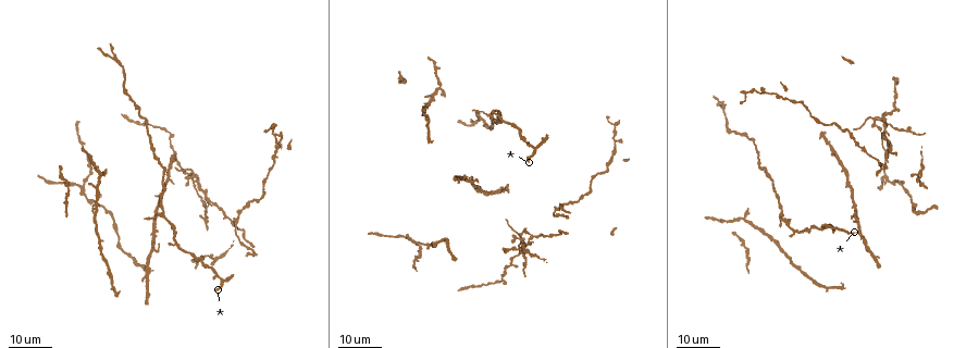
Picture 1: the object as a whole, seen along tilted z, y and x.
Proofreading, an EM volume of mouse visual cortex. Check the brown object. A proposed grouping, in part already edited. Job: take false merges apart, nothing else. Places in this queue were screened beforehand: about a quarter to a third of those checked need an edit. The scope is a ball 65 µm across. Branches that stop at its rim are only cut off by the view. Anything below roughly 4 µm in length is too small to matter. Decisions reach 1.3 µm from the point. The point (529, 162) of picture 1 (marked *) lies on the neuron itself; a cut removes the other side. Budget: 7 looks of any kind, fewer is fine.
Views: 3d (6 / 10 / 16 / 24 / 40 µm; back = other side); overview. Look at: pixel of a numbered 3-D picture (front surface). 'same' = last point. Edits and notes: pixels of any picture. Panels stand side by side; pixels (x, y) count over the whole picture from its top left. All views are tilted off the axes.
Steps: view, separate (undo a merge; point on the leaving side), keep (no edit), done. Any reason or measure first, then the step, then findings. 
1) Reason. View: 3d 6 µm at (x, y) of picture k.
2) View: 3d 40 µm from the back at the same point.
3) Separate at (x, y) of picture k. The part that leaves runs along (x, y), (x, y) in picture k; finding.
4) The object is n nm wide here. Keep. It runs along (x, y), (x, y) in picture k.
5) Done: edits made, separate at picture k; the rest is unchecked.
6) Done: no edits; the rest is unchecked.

Four or more arms meet. View: 3d 24 µm at (194, 183) of picture 1.

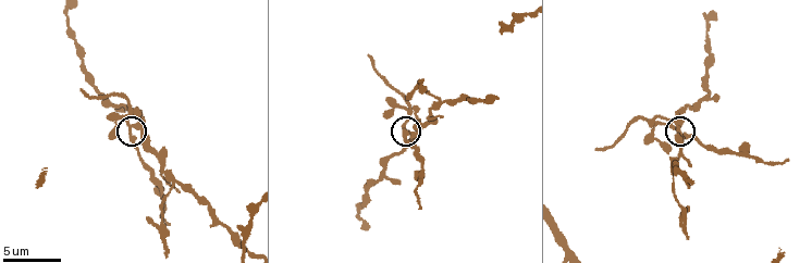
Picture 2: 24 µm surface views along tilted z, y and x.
Zoom in. View: 3d 10 µm at (136, 123) of picture 2.

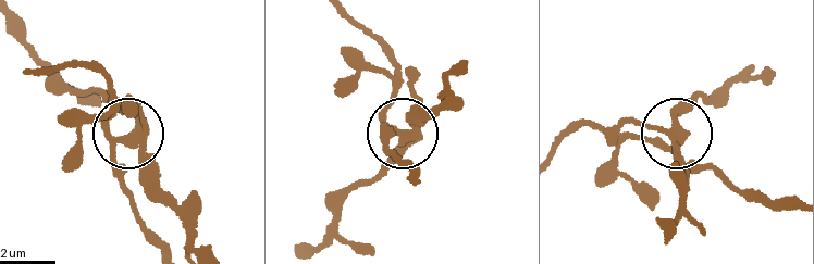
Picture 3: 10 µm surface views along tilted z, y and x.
5 arms meet here. Separate at (119, 173) of picture 3. Two neurons meet here.

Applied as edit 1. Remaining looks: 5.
View: overview.

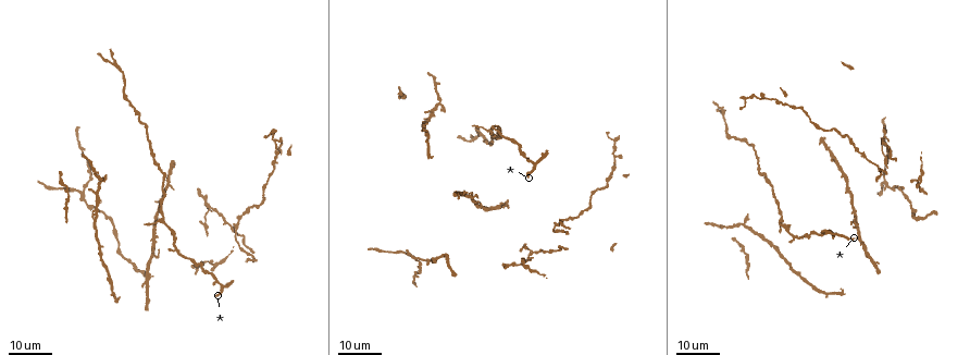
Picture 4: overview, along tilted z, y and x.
Branch point. View: 3d 24 µm at (209, 210) of picture 4.

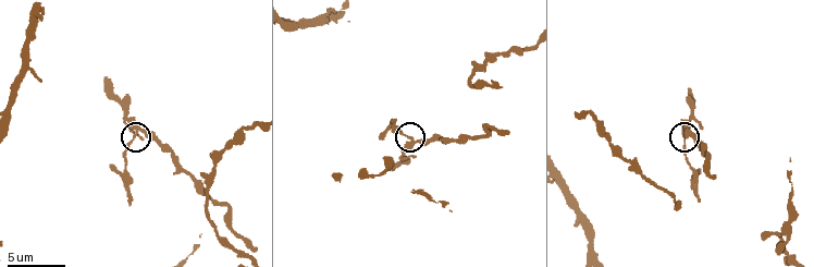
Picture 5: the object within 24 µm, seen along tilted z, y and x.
View: 3d 6 µm at (411, 138) of picture 5.

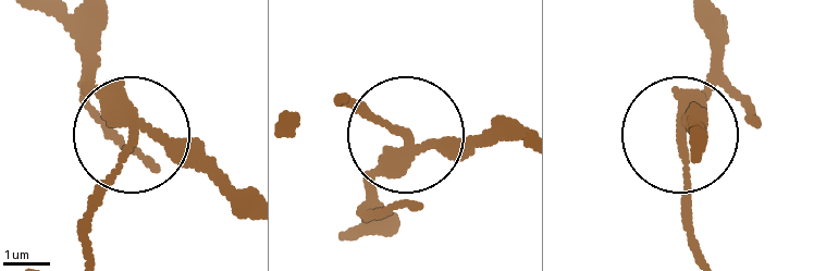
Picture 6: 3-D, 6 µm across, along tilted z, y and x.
Separate at (100, 191) of picture 6. The part that leaves runs along (133, 138), (88, 247) in picture 6; two neurons meet here.

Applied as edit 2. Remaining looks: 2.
Small branch off a trunk. View: 3d 24 µm at (488, 128) of picture 4.

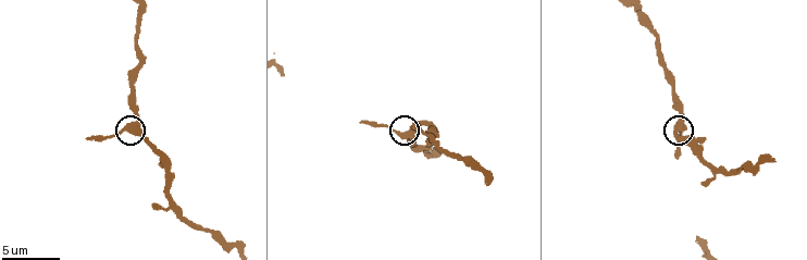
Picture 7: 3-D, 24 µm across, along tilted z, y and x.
View: 3d 10 µm at (404, 134) of picture 7.

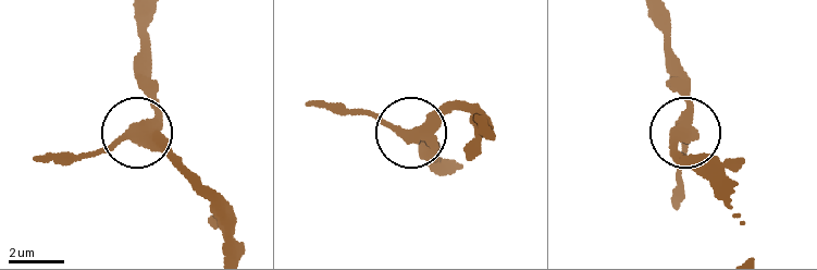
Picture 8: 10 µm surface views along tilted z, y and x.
The object is 350 nm wide here. Keep. It runs along (481, 129), (467, 111), (406, 131), (355, 113) in picture 8; continuous, no second neuron.

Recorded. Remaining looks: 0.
Done: edits made, separate at picture 3, separate at picture 6; the rest is unchecked.

